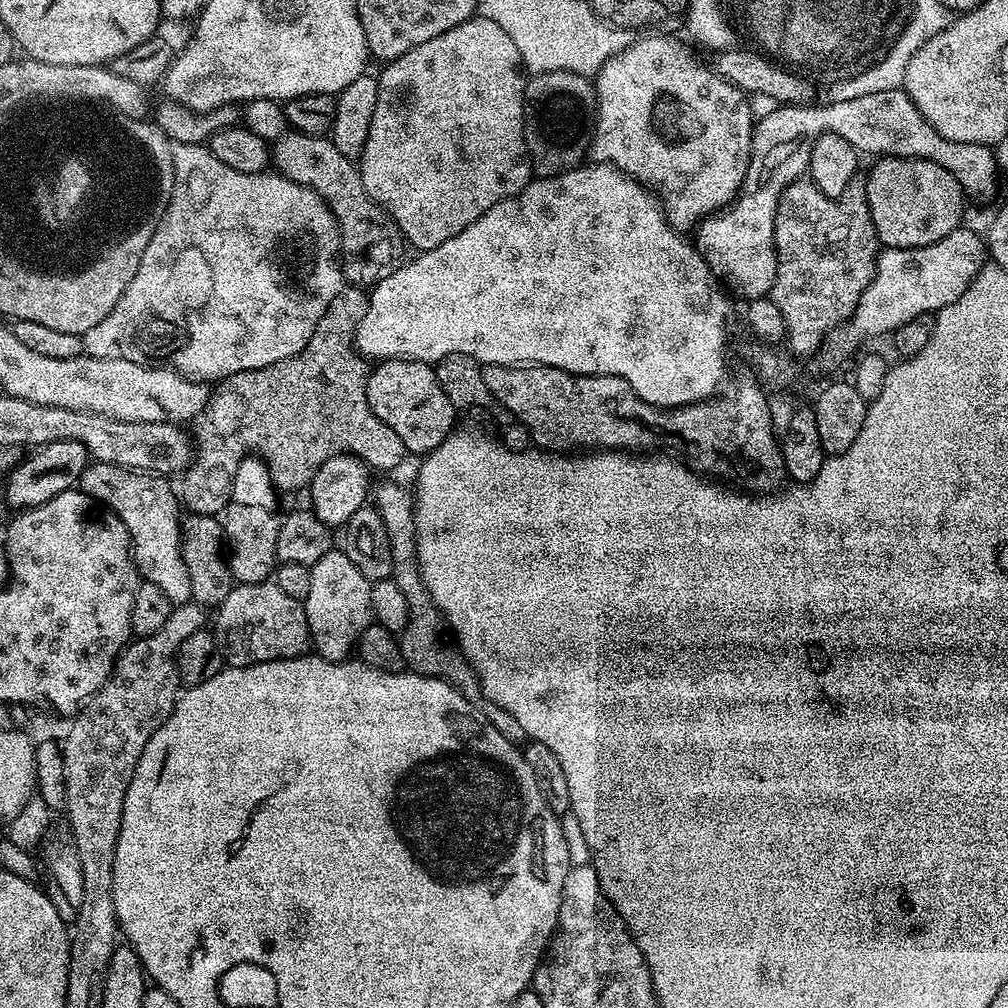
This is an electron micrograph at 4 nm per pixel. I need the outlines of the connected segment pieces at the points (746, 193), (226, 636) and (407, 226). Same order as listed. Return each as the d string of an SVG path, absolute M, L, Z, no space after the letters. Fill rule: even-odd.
M903 87L894 90L878 90L878 94L862 94L862 98L820 102L817 108L811 108L812 106L808 102L779 106L772 114L755 121L748 169L739 196L728 207L704 217L694 229L696 251L708 263L721 285L729 293L737 292L738 295L744 296L745 301L757 300L759 296L767 296L772 291L778 270L774 246L774 218L778 210L778 202L782 198L784 189L807 173L812 143L822 134L827 132L838 134L846 138L846 142L850 142L861 153L869 152L872 158L897 156L938 162L942 170L950 170L950 174L954 174L954 178L960 183L960 189L968 198L977 196L980 200L988 200L996 192L998 165L995 151L986 144L950 142L950 138L942 138L942 134L938 134L938 130L934 130L934 126L926 122L926 118L918 110L918 106L914 106L914 102Z
M275 582L259 584L237 583L215 609L214 635L225 665L241 668L275 660L293 660L309 651L308 623L304 605L290 598Z
M479 14L472 19L454 26L454 30L446 30L446 34L438 34L438 38L430 38L430 42L422 42L422 46L414 46L397 60L389 60L378 72L378 102L374 106L374 118L370 118L370 134L366 138L366 146L358 157L360 181L370 199L376 201L400 228L401 237L416 247L417 253L434 250L434 246L442 246L454 238L454 234L462 234L470 222L482 218L490 206L503 200L511 200L533 179L532 162L528 159L528 147L524 141L524 85L526 72L521 65L518 47L497 23Z

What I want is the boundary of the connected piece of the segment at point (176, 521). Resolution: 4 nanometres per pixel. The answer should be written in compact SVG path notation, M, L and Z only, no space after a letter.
M92 462L80 475L78 488L93 500L103 504L105 508L109 508L124 523L128 537L132 539L132 563L135 564L137 573L147 583L158 586L158 590L162 590L162 594L166 594L166 598L170 598L170 602L175 606L189 603L192 595L190 594L190 574L186 574L186 562L182 558L180 549L182 504L173 485L171 488L164 480L167 479L160 474L141 474L132 468Z

